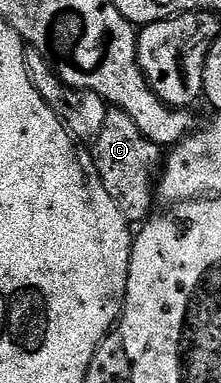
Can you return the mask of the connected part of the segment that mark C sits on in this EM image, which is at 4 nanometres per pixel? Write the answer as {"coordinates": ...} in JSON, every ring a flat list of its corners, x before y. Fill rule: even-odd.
{"coordinates":[[118,111,107,112,103,126,94,135,90,144,92,144,90,164,93,166,94,176,99,178,105,191,109,191,113,203,117,203,117,207,128,219,146,218,147,208,151,205,150,193,153,193,153,177,150,177,147,172,154,167,155,160,157,160,156,165,160,160,160,146,153,144,145,135,141,135,137,123,133,123,133,119,129,119,127,113]]}

